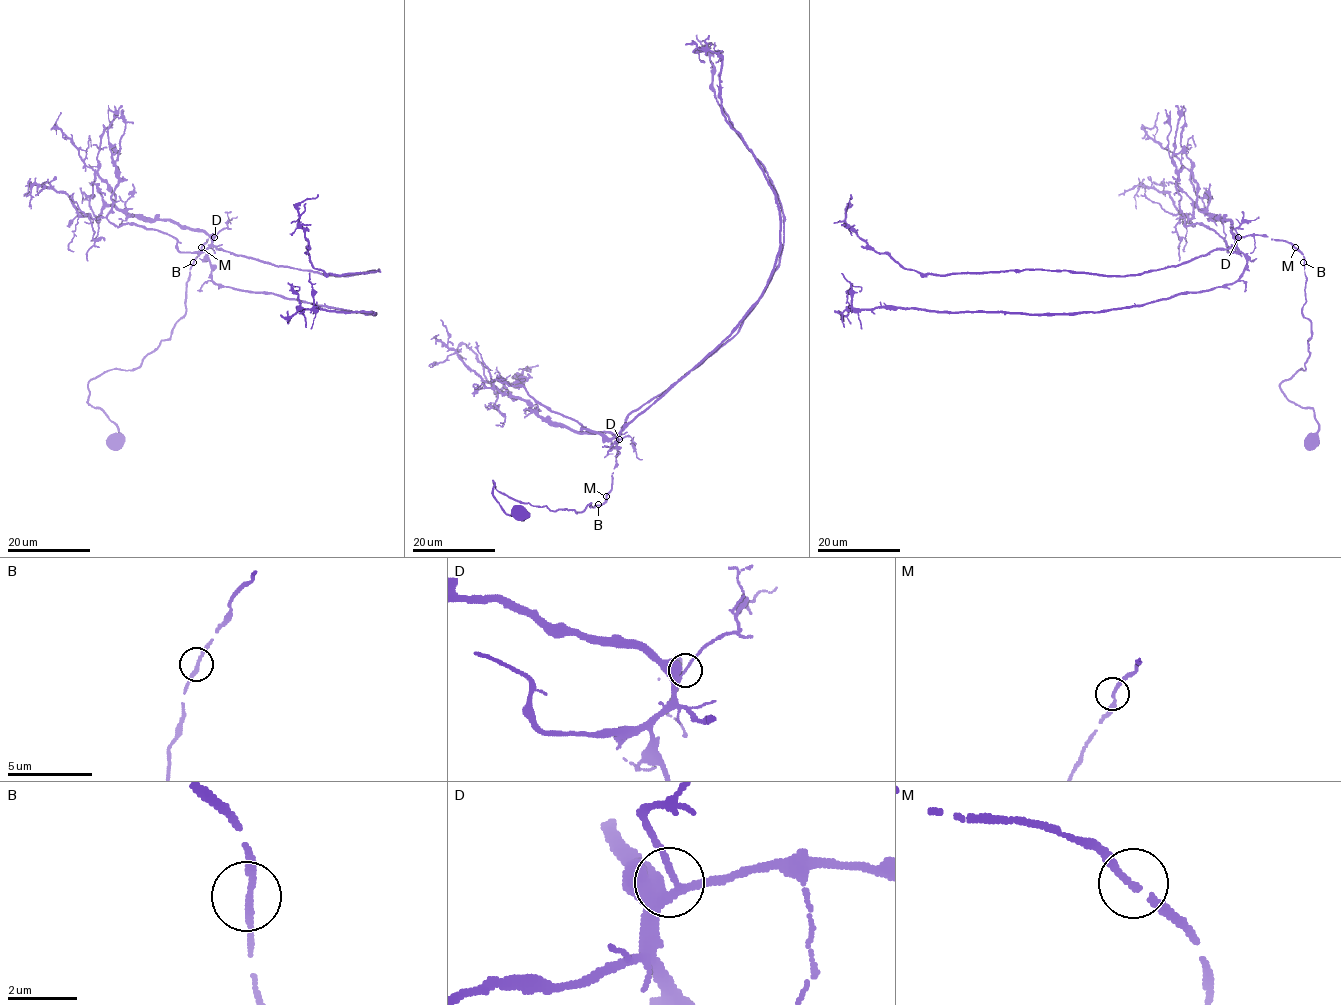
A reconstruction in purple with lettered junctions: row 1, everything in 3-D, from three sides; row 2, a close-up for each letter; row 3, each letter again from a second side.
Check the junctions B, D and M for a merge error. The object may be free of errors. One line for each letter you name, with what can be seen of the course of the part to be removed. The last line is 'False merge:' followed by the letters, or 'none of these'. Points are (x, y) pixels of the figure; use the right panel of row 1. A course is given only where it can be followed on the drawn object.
False merge: none of these

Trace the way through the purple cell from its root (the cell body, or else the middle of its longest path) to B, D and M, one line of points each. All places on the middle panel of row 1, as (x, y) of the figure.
B: (520, 512), (523, 519), (504, 512), (493, 481), (514, 500), (552, 511), (598, 505)
D: (520, 512), (523, 519), (504, 512), (493, 481), (514, 500), (552, 511), (603, 504), (619, 439)
M: (520, 512), (523, 519), (504, 512), (493, 481), (514, 500), (552, 511), (581, 512), (606, 496)

